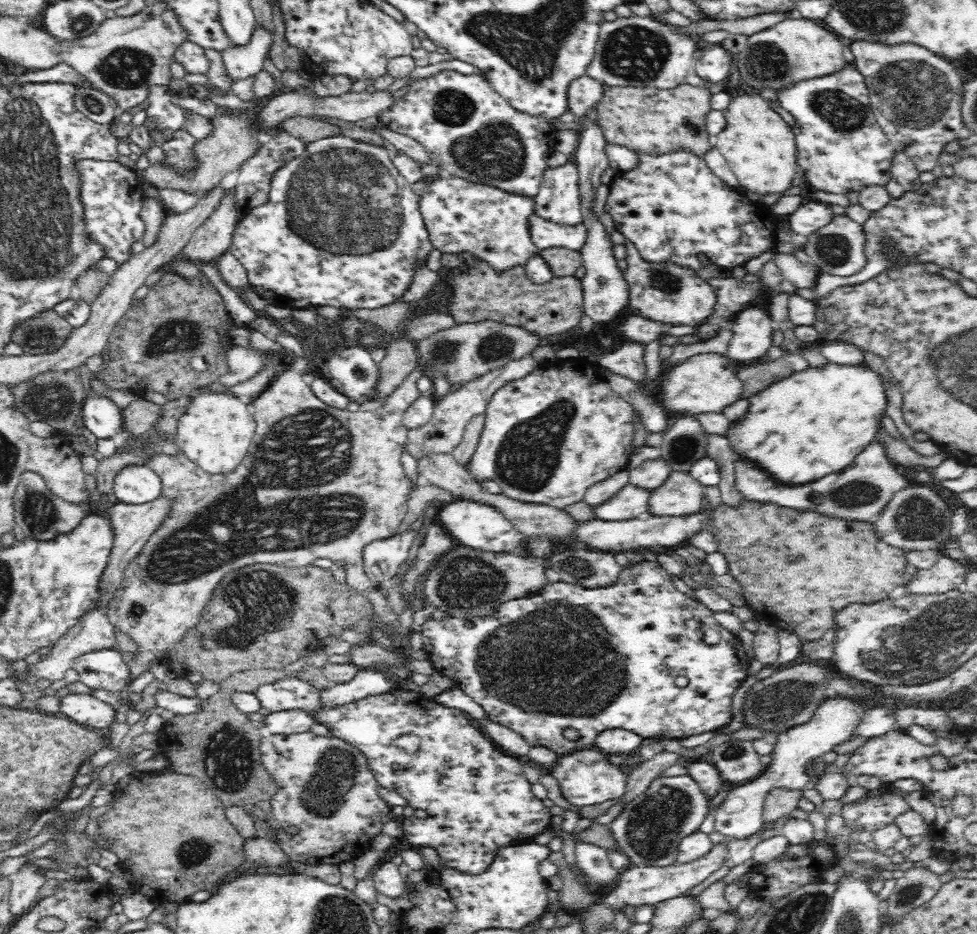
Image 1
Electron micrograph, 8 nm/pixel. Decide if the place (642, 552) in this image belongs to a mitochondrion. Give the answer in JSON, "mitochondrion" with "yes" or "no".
{"mitochondrion":"no"}

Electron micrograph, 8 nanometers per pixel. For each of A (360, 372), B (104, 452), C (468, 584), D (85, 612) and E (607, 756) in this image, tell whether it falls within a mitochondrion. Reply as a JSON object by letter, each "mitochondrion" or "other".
{"A":"mitochondrion","B":"other","C":"mitochondrion","D":"other","E":"other"}

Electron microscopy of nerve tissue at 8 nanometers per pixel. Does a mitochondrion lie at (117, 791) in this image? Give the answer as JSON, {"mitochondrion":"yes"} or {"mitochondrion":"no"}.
{"mitochondrion":"no"}

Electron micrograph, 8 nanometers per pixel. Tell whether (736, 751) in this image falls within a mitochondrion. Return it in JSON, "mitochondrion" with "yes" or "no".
{"mitochondrion":"yes"}

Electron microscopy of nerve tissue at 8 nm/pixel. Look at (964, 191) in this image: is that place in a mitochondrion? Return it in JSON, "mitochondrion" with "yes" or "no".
{"mitochondrion":"no"}

